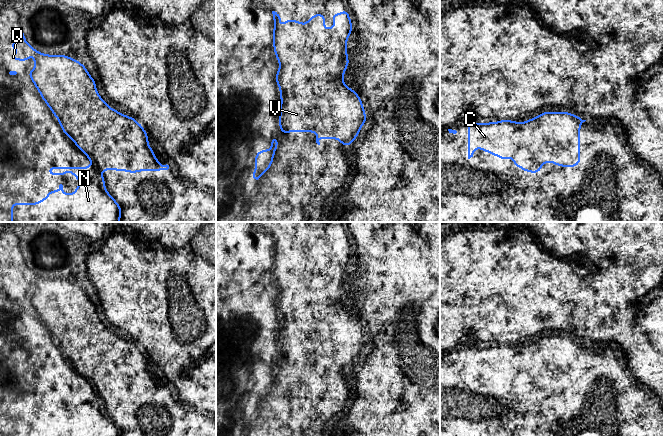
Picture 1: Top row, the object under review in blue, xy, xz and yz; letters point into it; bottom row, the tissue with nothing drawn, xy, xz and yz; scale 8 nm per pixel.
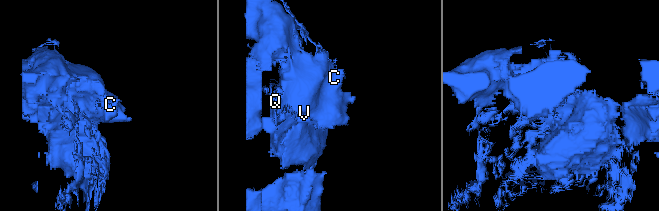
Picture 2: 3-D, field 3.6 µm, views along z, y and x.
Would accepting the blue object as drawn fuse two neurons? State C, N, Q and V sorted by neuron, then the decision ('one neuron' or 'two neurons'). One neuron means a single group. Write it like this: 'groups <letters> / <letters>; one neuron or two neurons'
groups C N Q V; one neuron

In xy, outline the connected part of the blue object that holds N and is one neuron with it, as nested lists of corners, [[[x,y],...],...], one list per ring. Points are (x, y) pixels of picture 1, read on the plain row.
[[[21,250],[11,252],[11,260],[15,266],[12,273],[20,273],[19,278],[11,277],[11,284],[26,285],[31,279],[35,281],[35,292],[29,295],[42,323],[58,343],[63,357],[69,360],[75,369],[90,383],[90,391],[50,391],[48,398],[65,399],[70,395],[78,404],[79,410],[75,418],[63,417],[63,409],[58,415],[49,415],[46,423],[38,427],[13,427],[11,436],[121,436],[119,427],[107,416],[102,399],[103,394],[116,395],[162,395],[171,394],[165,387],[161,391],[159,385],[148,368],[148,360],[143,350],[134,342],[109,331],[99,320],[94,303],[79,285],[65,279],[46,279],[36,275],[26,264]]]

